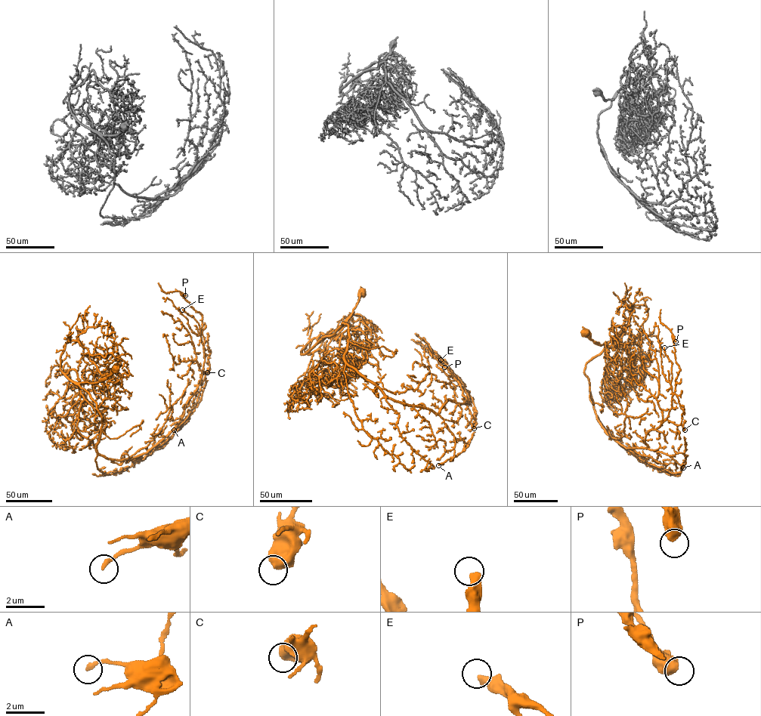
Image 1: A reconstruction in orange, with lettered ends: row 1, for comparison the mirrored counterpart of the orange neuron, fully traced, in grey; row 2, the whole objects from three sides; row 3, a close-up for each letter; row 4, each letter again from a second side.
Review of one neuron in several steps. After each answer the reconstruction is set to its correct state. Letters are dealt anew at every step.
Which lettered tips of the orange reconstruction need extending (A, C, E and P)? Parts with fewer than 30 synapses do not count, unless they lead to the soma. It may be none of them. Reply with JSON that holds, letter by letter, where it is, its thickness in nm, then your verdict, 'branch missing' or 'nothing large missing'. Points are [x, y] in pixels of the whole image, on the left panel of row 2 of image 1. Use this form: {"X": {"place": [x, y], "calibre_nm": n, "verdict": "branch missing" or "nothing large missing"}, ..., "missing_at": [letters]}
{"A": {"place": [174, 430], "calibre_nm": 200, "verdict": "nothing large missing"}, "C": {"place": [207, 372], "calibre_nm": 650, "verdict": "nothing large missing"}, "E": {"place": [182, 310], "calibre_nm": 420, "verdict": "nothing large missing"}, "P": {"place": [185, 295], "calibre_nm": 650, "verdict": "nothing large missing"}, "missing_at": []}

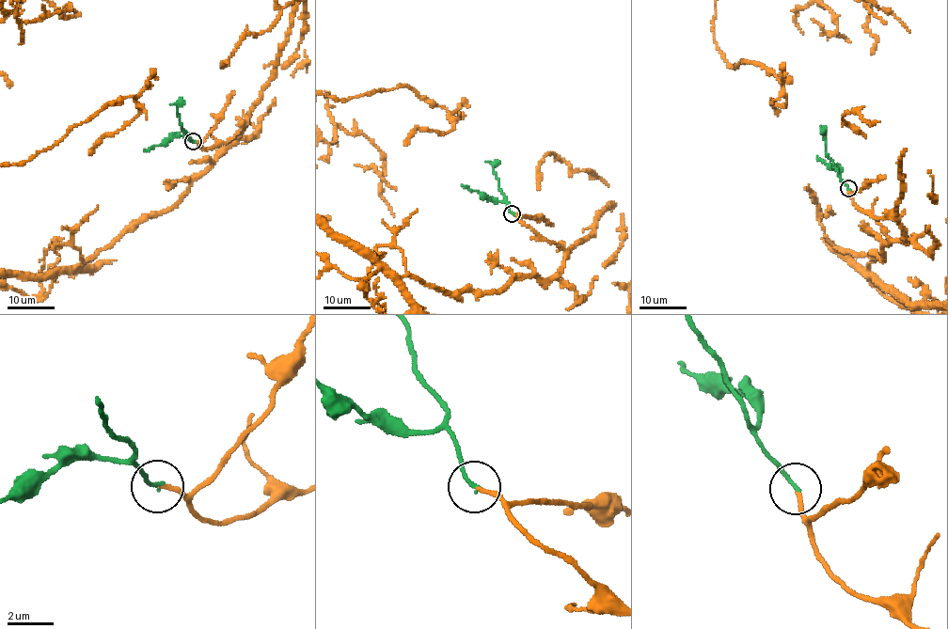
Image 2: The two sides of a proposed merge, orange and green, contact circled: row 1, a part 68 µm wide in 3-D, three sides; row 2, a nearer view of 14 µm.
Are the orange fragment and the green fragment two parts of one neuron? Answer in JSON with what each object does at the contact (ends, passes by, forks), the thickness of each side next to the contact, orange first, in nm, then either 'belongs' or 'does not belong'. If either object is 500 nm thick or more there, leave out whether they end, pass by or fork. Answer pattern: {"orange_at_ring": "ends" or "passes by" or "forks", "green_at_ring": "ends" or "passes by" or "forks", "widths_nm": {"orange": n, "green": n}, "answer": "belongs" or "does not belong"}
{"orange_at_ring": "ends", "green_at_ring": "ends", "widths_nm": {"orange": 160, "green": 180}, "answer": "belongs"}

